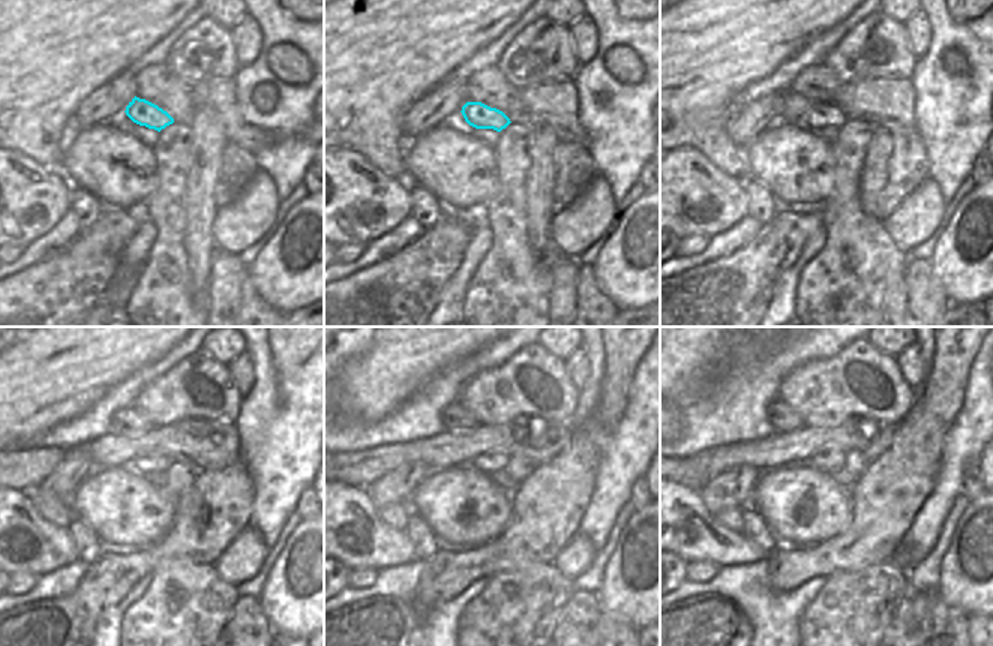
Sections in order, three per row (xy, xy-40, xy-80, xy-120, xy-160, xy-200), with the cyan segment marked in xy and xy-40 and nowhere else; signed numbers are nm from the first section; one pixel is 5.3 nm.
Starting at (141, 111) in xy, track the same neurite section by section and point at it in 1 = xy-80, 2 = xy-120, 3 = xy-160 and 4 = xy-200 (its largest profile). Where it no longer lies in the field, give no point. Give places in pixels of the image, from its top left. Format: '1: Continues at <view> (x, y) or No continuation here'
1: Continues at xy-80 (821, 114)
2: Continues at xy-120 (152, 462)
3: Continues at xy-160 (492, 460)
4: Continues at xy-200 (827, 457).

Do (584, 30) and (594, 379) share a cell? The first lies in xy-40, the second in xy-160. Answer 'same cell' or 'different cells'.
different cells

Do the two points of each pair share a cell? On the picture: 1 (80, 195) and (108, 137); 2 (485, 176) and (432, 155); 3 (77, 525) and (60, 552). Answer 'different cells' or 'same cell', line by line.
1: different cells
2: same cell
3: different cells

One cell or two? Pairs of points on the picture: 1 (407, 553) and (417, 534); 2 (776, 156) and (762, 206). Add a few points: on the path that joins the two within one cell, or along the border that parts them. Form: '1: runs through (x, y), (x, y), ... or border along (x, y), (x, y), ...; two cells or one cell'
1: border along (404, 531), (416, 550), (417, 559); two cells
2: border along (747, 173), (776, 200), (777, 212); two cells

